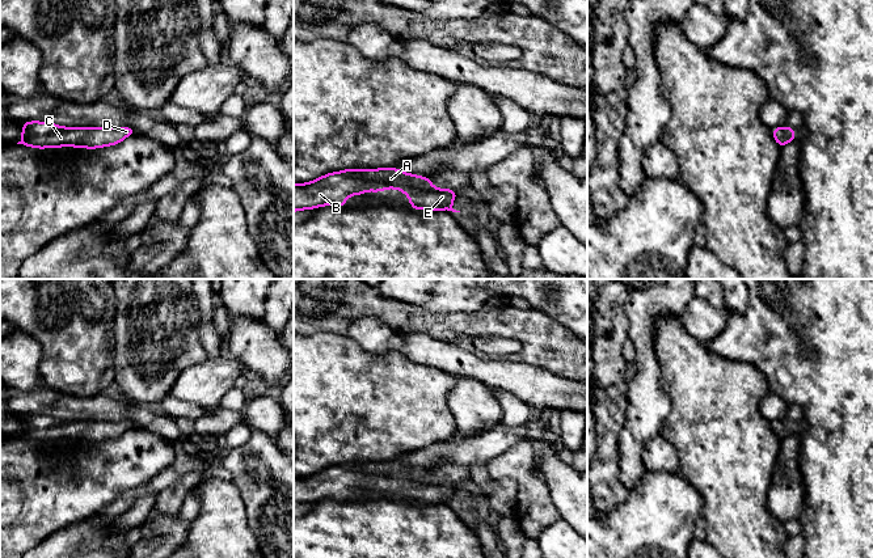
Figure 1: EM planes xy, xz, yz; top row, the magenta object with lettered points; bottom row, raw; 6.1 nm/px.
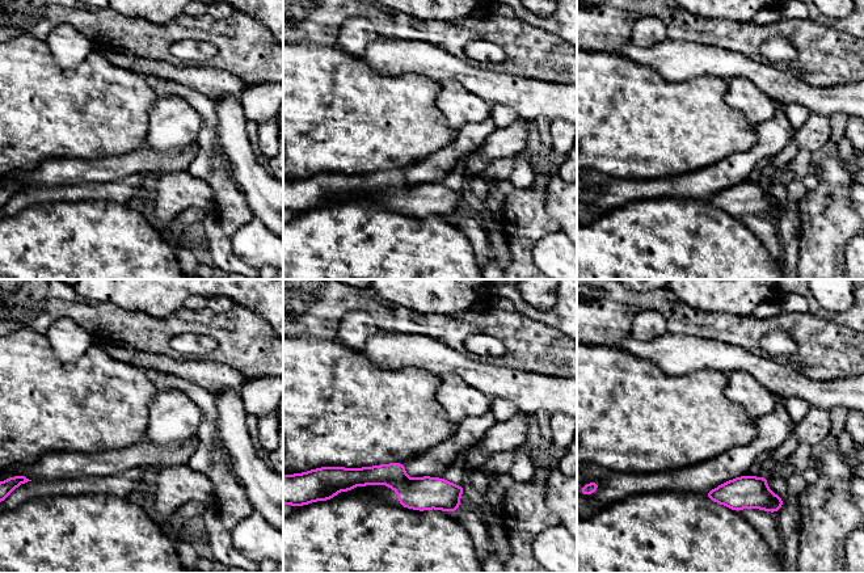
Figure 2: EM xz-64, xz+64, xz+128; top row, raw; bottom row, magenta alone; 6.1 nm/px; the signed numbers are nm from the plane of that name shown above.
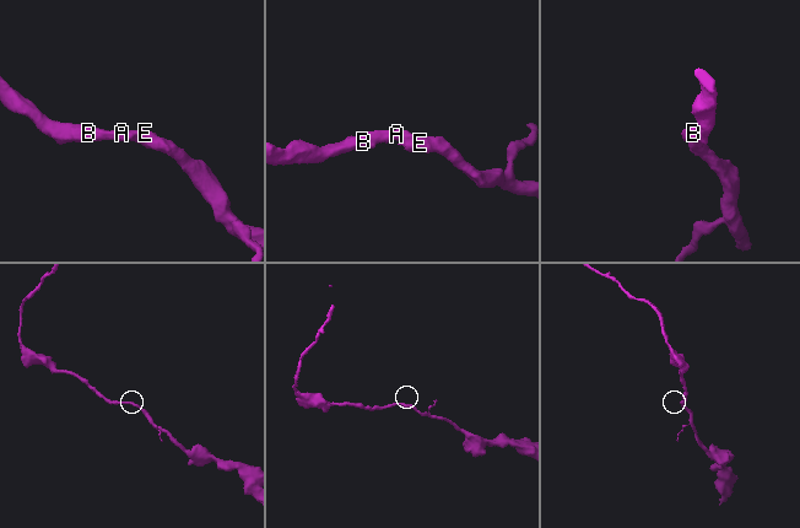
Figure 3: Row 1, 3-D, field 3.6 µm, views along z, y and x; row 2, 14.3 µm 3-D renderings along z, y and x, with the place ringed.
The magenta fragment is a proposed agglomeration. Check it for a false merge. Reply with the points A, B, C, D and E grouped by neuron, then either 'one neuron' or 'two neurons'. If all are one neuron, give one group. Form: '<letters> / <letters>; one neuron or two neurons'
A B C D E; one neuron

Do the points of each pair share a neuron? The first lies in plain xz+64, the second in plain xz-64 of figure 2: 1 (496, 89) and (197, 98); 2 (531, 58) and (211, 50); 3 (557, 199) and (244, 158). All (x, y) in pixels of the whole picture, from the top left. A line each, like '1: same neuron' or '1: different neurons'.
1: different neurons
2: different neurons
3: same neuron

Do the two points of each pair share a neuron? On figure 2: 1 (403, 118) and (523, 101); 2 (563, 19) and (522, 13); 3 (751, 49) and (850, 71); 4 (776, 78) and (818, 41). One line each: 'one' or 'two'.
1: two
2: one
3: one
4: two

